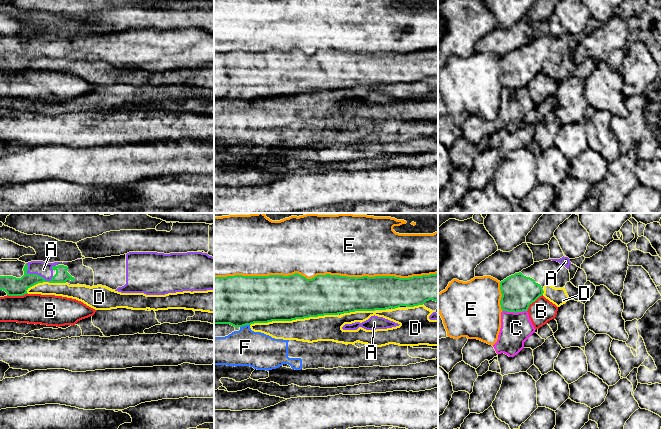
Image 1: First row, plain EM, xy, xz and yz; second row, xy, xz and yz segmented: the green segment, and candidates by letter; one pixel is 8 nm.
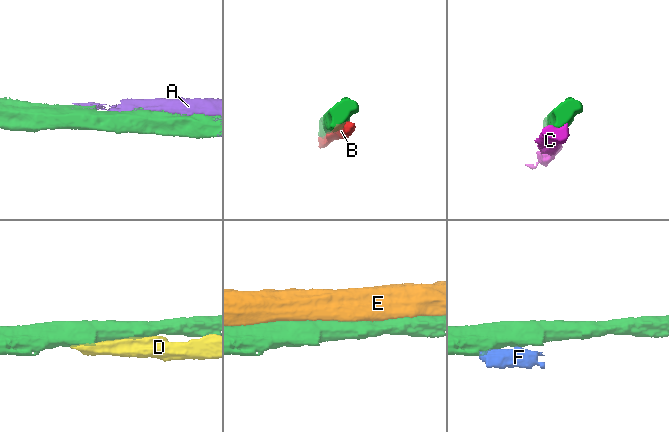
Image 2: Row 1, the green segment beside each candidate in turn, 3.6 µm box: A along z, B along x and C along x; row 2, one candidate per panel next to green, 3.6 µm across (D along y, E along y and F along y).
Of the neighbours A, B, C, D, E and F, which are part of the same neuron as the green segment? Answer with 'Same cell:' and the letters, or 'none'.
Same cell: A

